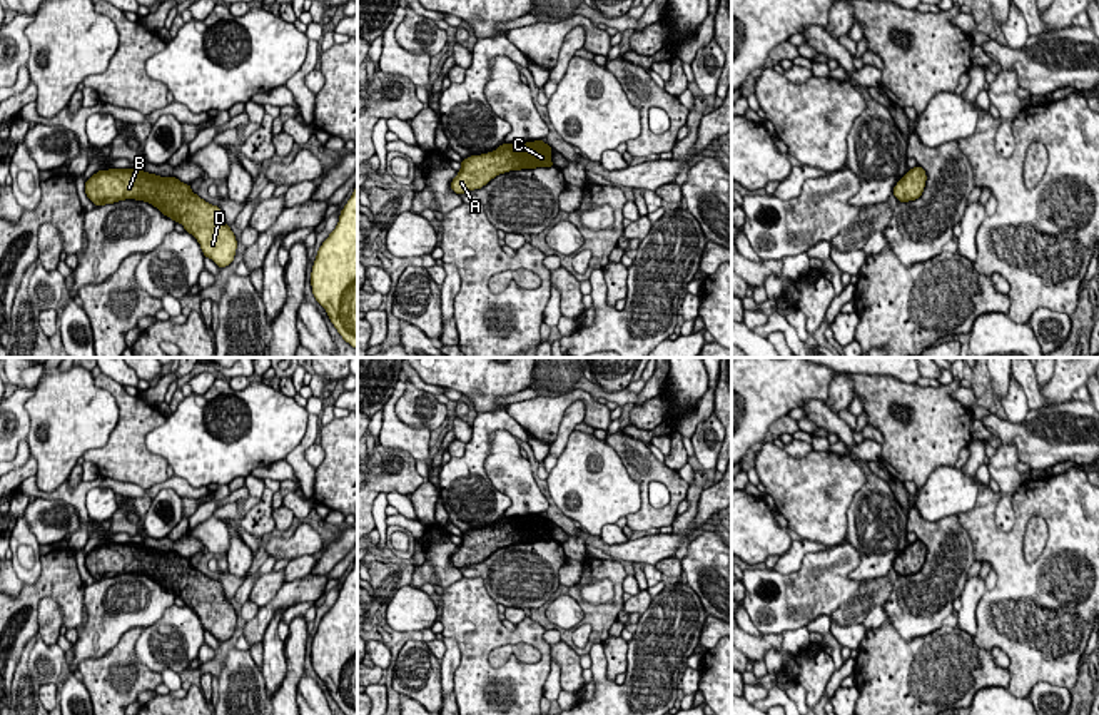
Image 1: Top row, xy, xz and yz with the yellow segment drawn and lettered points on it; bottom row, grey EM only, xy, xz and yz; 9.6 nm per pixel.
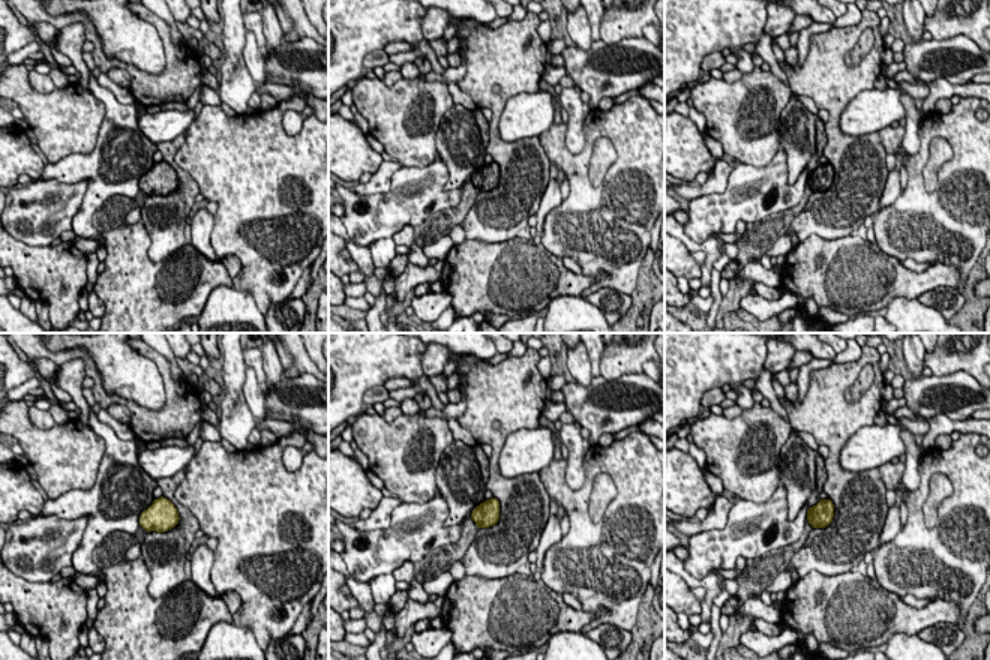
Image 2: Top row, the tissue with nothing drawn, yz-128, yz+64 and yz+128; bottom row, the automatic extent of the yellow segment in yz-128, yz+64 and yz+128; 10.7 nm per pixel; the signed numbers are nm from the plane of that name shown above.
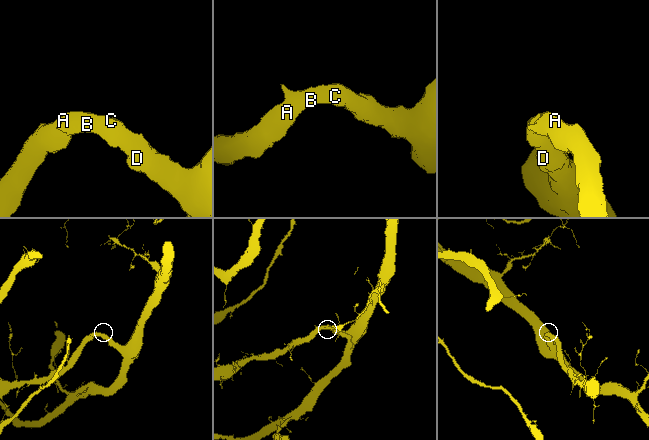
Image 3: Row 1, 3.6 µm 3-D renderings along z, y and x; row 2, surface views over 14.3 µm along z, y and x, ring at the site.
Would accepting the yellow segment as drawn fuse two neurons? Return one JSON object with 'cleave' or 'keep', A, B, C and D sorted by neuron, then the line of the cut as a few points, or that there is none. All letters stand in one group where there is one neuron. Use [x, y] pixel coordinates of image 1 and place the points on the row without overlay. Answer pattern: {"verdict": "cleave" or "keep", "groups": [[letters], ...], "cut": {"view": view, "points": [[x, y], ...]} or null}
{"verdict": "keep", "groups": [["A", "B", "C", "D"]], "cut": null}

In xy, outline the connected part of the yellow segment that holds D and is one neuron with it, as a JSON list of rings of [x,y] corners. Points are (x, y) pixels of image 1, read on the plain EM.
[[[107,543],[87,553],[85,568],[95,581],[125,573],[149,576],[174,596],[180,596],[197,613],[204,631],[210,631],[219,641],[234,635],[237,615],[220,581],[205,576],[175,551],[139,543]]]

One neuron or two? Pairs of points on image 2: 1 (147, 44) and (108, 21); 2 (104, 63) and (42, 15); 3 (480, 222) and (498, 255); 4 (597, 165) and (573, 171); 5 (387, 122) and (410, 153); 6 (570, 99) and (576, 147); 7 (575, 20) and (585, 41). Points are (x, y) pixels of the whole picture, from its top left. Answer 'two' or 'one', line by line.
1: one
2: one
3: two
4: two
5: one
6: one
7: one

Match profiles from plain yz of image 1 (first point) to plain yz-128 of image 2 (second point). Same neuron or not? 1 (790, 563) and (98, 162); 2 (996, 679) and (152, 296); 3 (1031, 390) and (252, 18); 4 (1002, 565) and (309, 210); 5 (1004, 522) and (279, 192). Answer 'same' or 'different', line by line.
1: same
2: same
3: same
4: same
5: different

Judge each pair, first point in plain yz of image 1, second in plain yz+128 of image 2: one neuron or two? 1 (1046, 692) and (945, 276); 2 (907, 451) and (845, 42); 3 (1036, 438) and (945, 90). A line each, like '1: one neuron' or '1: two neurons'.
1: two neurons
2: one neuron
3: two neurons

